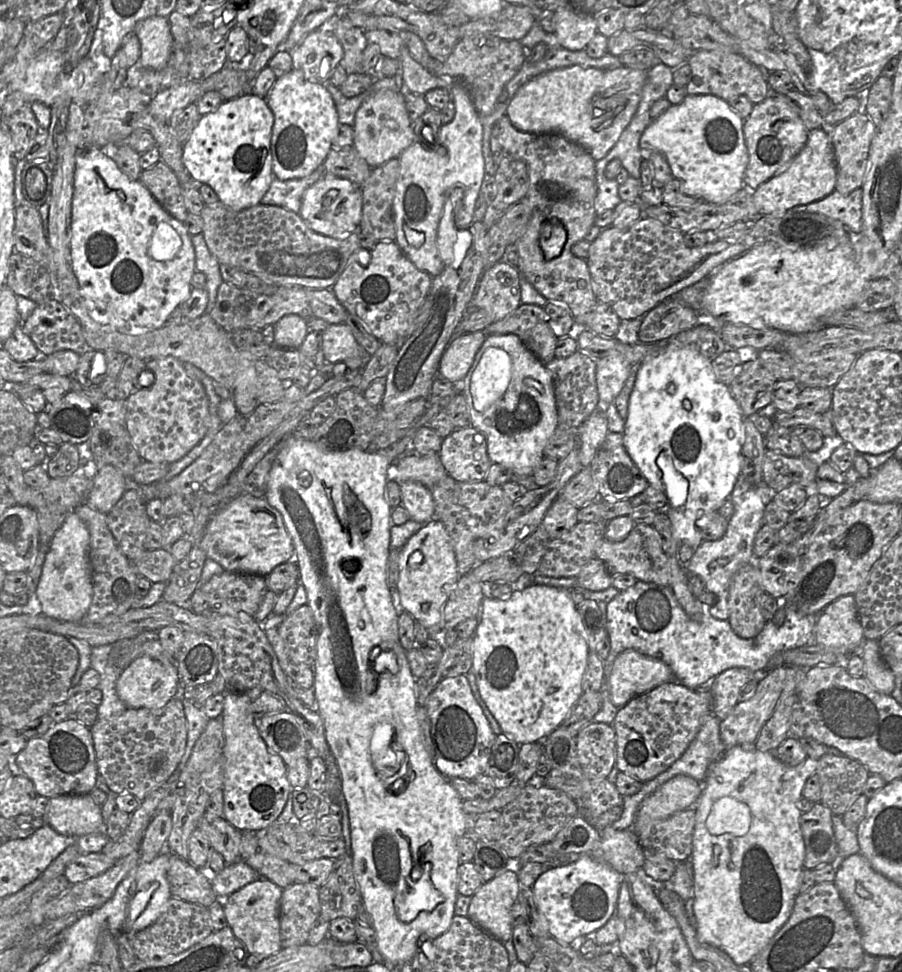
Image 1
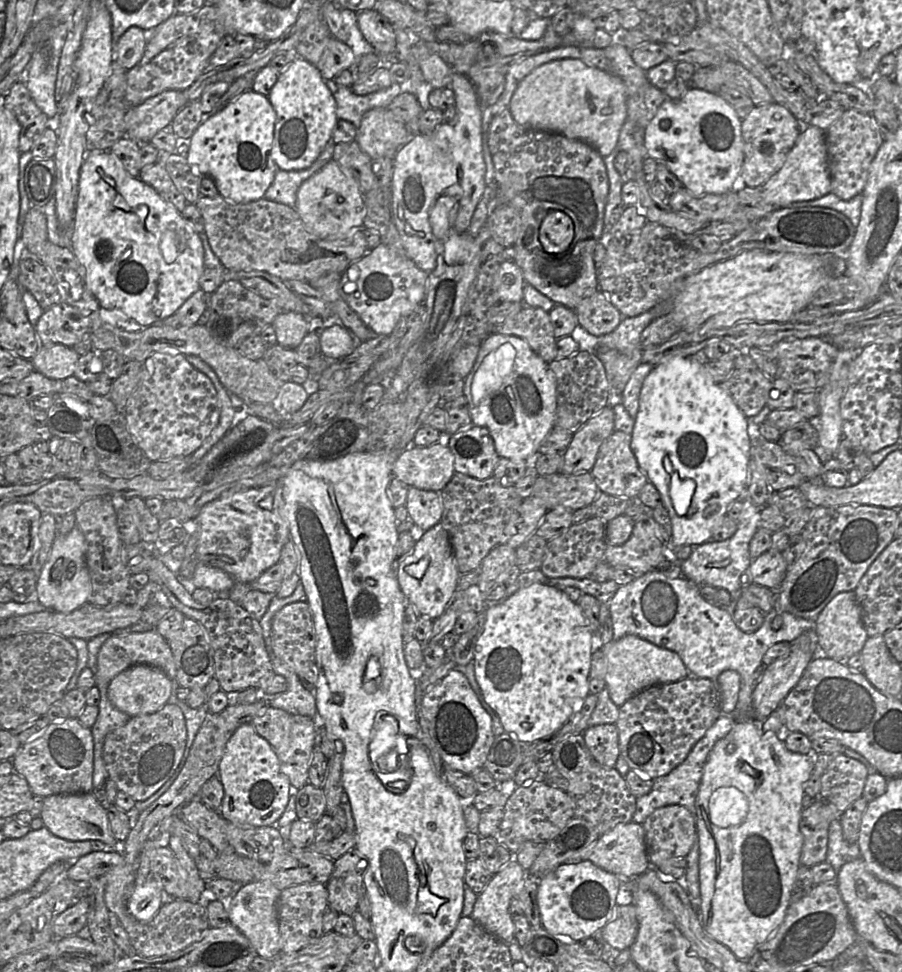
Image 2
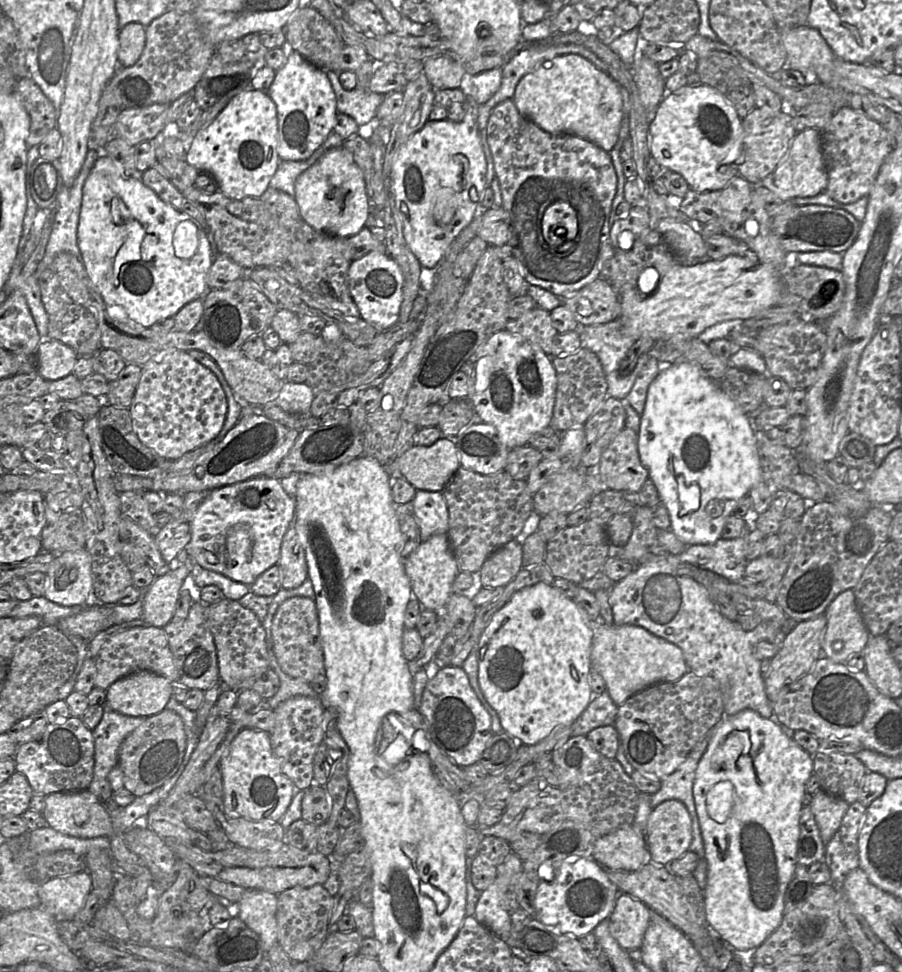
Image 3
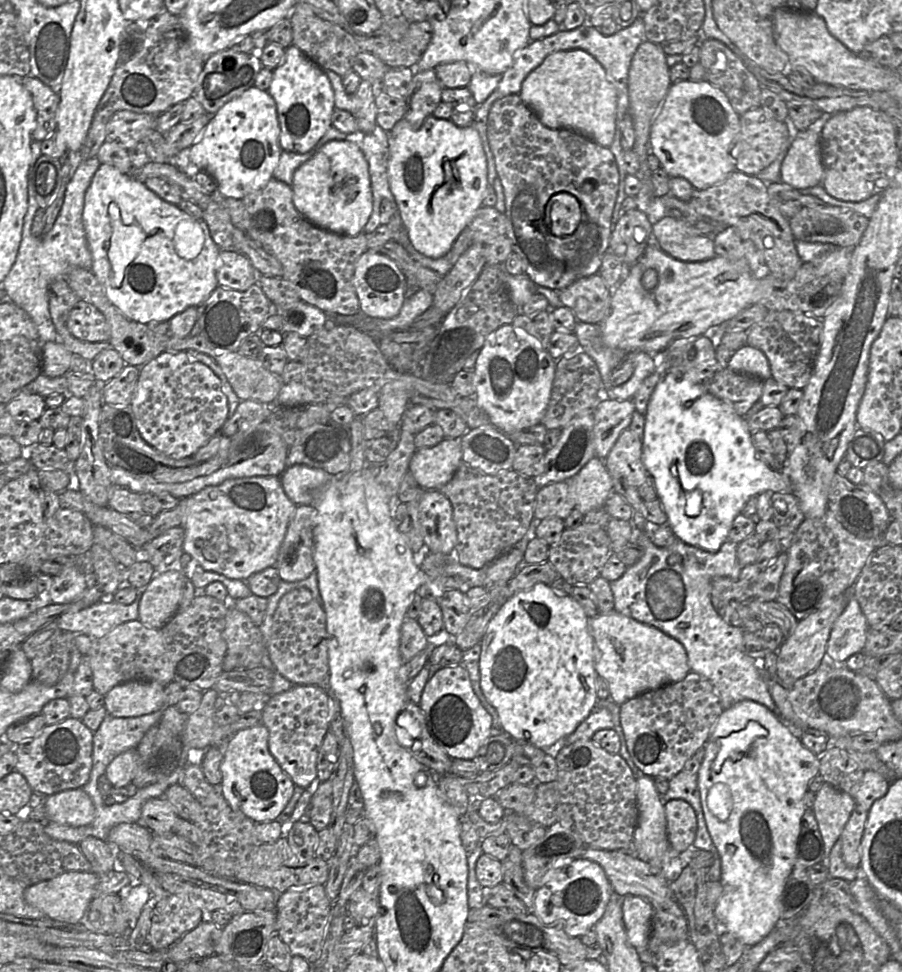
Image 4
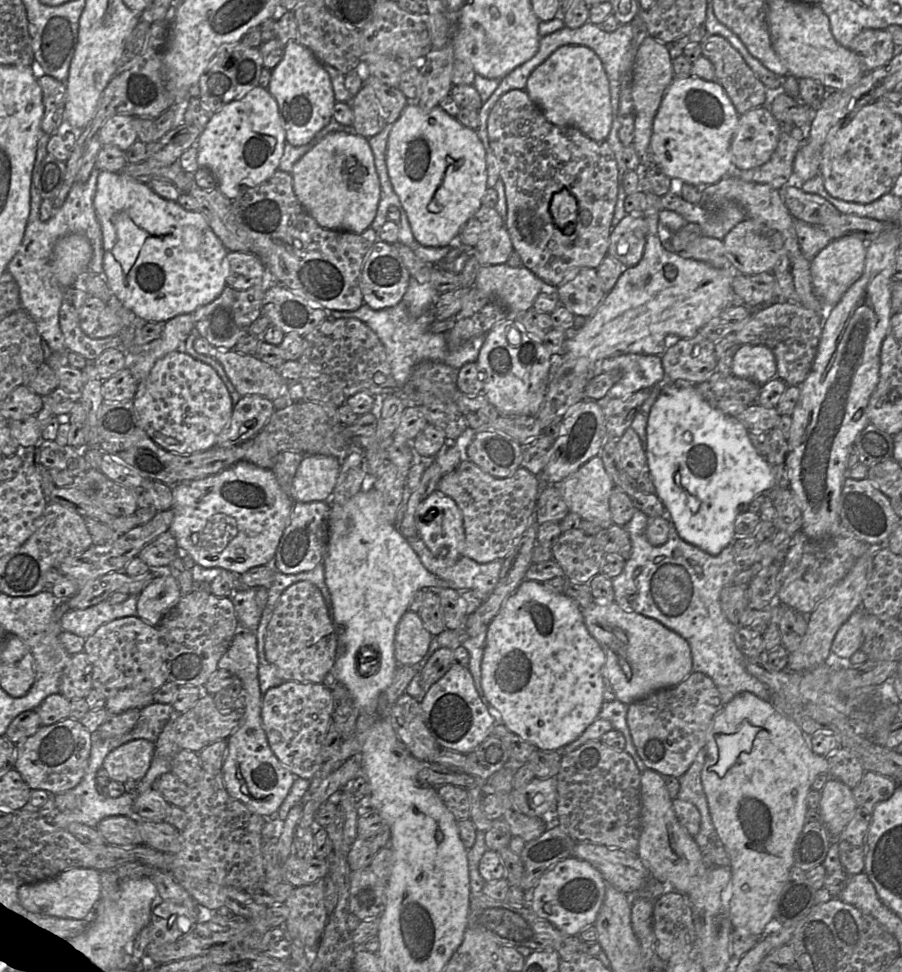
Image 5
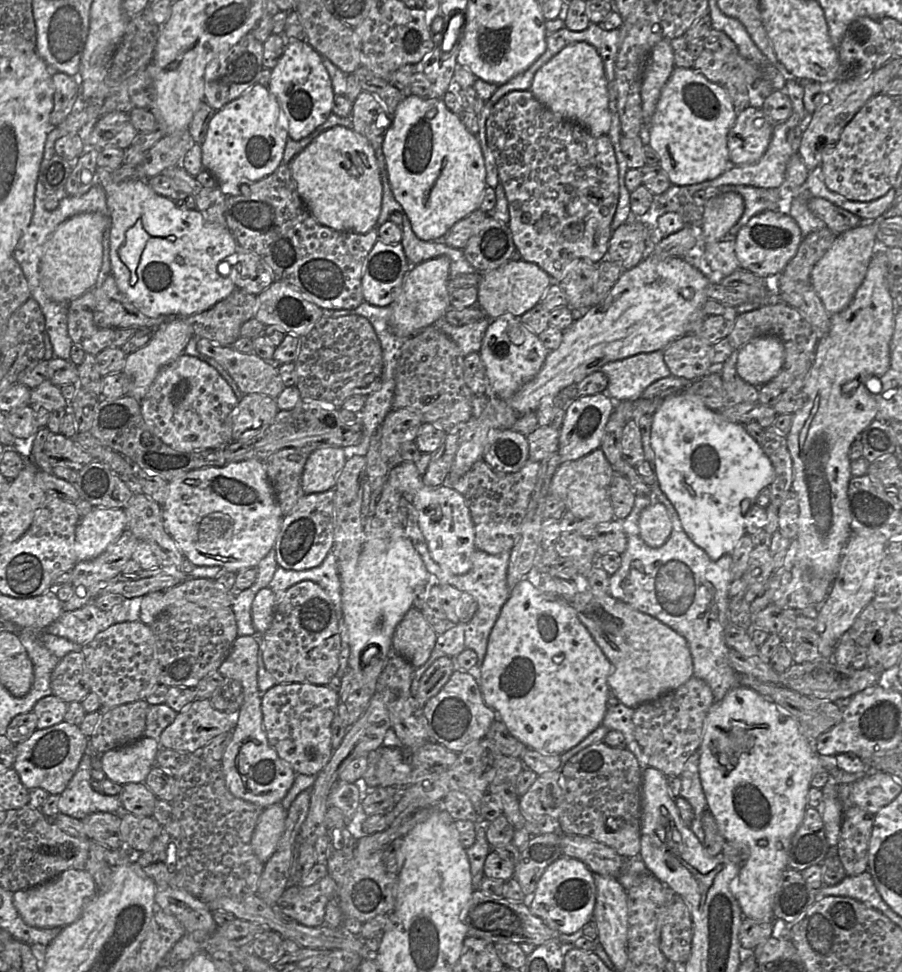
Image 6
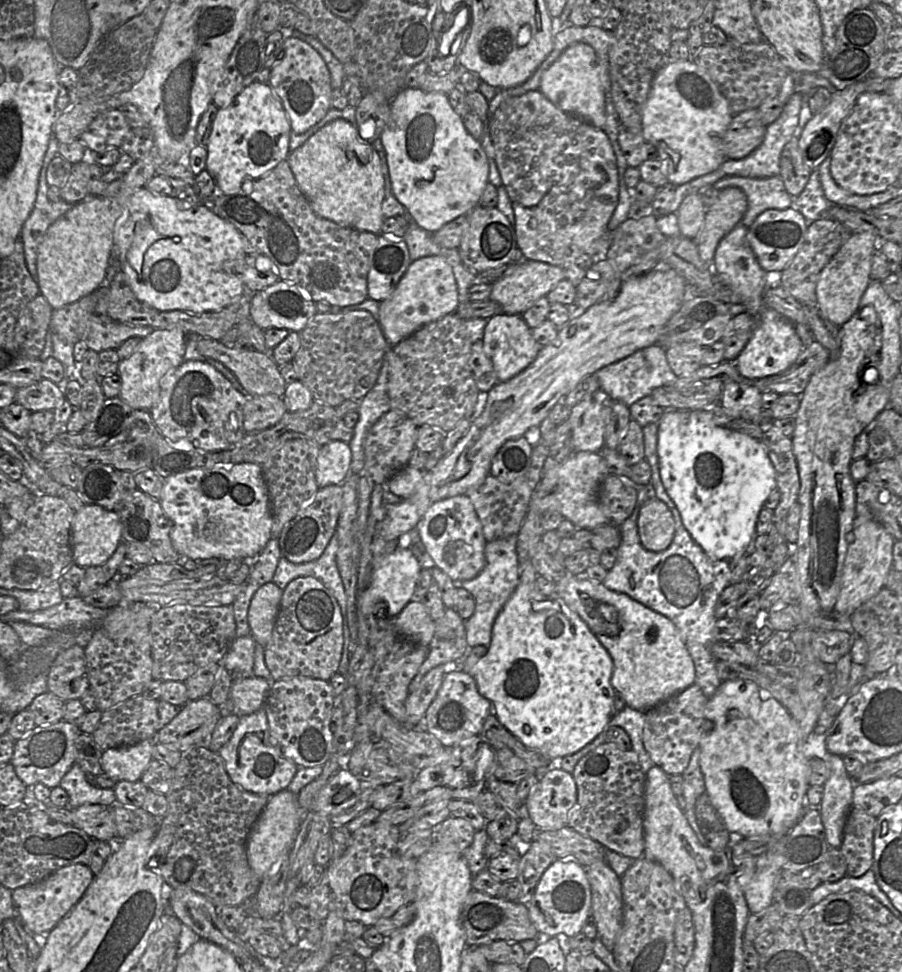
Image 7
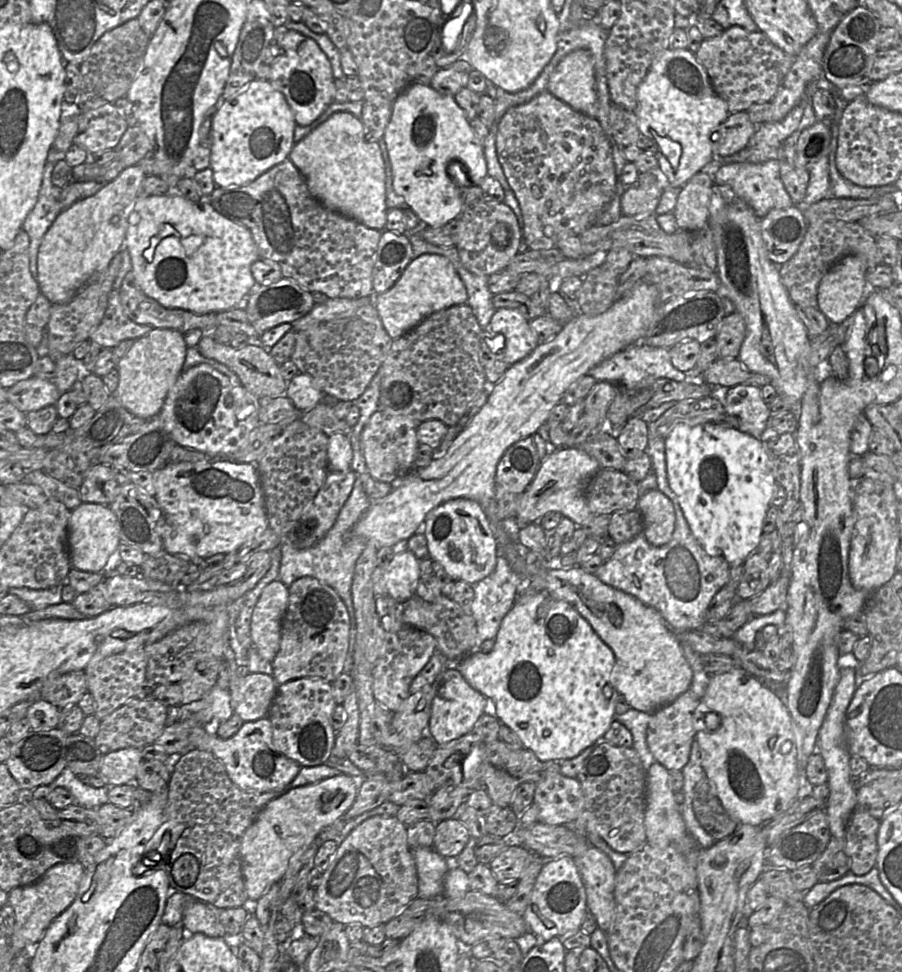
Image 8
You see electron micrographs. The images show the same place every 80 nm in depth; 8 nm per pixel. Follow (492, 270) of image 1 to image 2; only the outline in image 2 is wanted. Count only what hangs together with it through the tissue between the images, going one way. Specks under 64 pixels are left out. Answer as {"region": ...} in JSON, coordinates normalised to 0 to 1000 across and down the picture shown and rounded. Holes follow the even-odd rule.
{"region":[[[559,267],[548,286],[551,311],[579,311],[581,285],[569,267]]]}

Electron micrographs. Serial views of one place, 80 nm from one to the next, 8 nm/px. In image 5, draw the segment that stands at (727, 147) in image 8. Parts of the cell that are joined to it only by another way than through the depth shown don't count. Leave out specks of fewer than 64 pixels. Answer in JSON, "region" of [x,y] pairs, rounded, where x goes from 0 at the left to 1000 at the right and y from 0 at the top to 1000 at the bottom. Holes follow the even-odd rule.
{"region":[[[851,110],[831,112],[819,119],[810,146],[814,172],[829,175],[848,169],[858,157],[865,127]]]}

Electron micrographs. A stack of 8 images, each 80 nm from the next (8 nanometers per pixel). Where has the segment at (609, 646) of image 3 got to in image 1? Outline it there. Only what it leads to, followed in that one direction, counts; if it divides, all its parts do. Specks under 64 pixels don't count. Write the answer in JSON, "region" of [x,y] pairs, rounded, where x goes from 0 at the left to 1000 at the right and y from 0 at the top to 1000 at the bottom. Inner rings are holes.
{"region":[[[695,668],[683,676],[674,695],[677,721],[690,728],[701,718],[746,700],[747,693],[737,681]]]}

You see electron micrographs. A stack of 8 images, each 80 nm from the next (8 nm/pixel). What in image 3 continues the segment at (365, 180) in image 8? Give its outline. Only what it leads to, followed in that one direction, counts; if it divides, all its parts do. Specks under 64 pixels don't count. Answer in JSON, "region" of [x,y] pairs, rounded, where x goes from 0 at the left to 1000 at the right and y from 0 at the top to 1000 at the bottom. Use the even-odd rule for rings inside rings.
{"region":[[[382,151],[368,152],[335,177],[327,187],[326,205],[334,223],[349,237],[388,244],[406,231],[410,220],[404,179]]]}

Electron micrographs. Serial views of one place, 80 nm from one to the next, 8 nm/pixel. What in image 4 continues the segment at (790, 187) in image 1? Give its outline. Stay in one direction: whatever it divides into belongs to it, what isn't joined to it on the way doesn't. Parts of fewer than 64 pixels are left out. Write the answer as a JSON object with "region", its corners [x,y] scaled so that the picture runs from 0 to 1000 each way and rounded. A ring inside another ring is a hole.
{"region":[[[906,132],[882,137],[867,167],[865,186],[881,194],[911,190],[910,141]]]}

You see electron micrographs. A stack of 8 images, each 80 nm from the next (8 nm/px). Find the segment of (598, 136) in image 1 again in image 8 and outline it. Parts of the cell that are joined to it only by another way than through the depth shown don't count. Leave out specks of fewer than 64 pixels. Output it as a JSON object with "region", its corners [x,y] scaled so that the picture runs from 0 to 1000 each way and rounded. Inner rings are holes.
{"region":[[[641,50],[627,57],[610,76],[606,94],[636,113],[661,121],[661,80],[654,55]]]}

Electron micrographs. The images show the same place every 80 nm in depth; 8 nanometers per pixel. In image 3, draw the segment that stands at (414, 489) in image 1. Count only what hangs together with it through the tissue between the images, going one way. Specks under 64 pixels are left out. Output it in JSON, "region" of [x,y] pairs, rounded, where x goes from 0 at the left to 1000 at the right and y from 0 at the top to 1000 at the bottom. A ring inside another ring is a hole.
{"region":[[[461,504],[456,520],[468,557],[482,549],[497,550],[498,529],[490,506]]]}

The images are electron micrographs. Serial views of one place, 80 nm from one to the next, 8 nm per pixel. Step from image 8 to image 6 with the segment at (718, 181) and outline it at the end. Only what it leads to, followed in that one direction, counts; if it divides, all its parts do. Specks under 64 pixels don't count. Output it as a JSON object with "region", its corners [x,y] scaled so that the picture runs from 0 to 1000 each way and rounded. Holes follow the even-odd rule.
{"region":[[[800,190],[786,192],[788,203],[804,198],[816,198],[824,203],[825,218],[819,227],[814,231],[803,245],[815,245],[817,239],[829,229],[838,220],[848,216],[861,216],[865,213],[865,192],[844,193],[826,190]]]}

